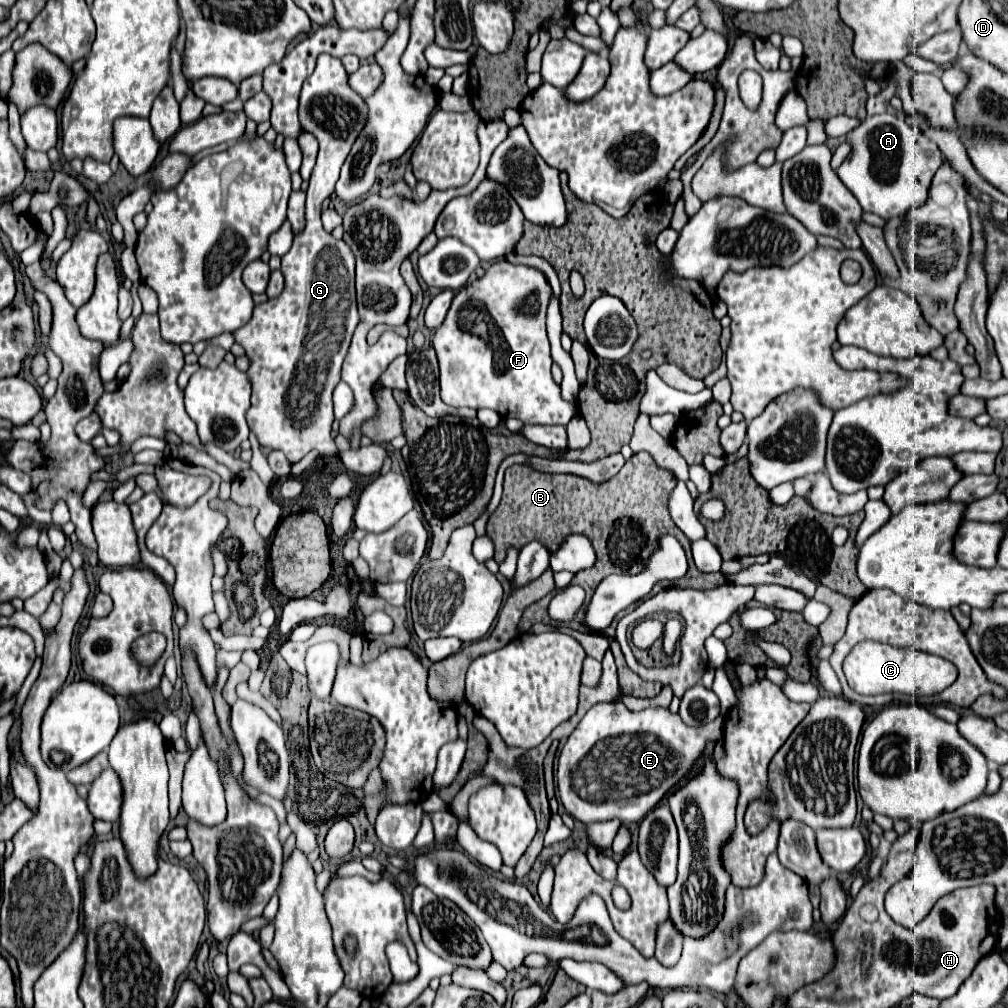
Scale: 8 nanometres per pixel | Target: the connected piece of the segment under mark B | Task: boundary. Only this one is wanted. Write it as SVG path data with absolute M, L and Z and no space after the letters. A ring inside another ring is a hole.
M639 452L627 460L621 472L607 484L593 484L571 474L543 474L529 466L511 466L505 472L503 502L499 502L499 508L489 516L487 522L487 534L495 544L495 560L503 562L509 546L521 548L531 540L541 540L545 546L555 550L569 534L585 534L595 548L597 560L591 568L577 572L573 584L585 588L589 604L595 588L609 574L643 572L651 552L655 552L659 536L671 534L683 544L689 560L689 572L683 576L683 588L707 590L725 584L721 572L705 574L699 572L691 562L691 544L667 512L667 496L671 496L671 488L675 488L675 476L657 468L647 452ZM567 504L571 506L571 514L567 512ZM573 518L579 518L583 524L573 522Z

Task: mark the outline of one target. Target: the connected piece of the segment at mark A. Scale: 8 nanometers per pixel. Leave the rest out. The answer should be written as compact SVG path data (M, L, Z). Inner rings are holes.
M885 112L879 116L865 118L863 124L851 132L851 142L853 142L853 150L845 158L845 162L837 168L837 176L855 194L855 198L859 200L865 212L871 212L881 216L883 220L889 220L895 216L903 216L903 212L909 212L911 208L919 208L927 202L931 180L941 164L941 150L937 144L927 140L917 126L909 126L905 120Z

